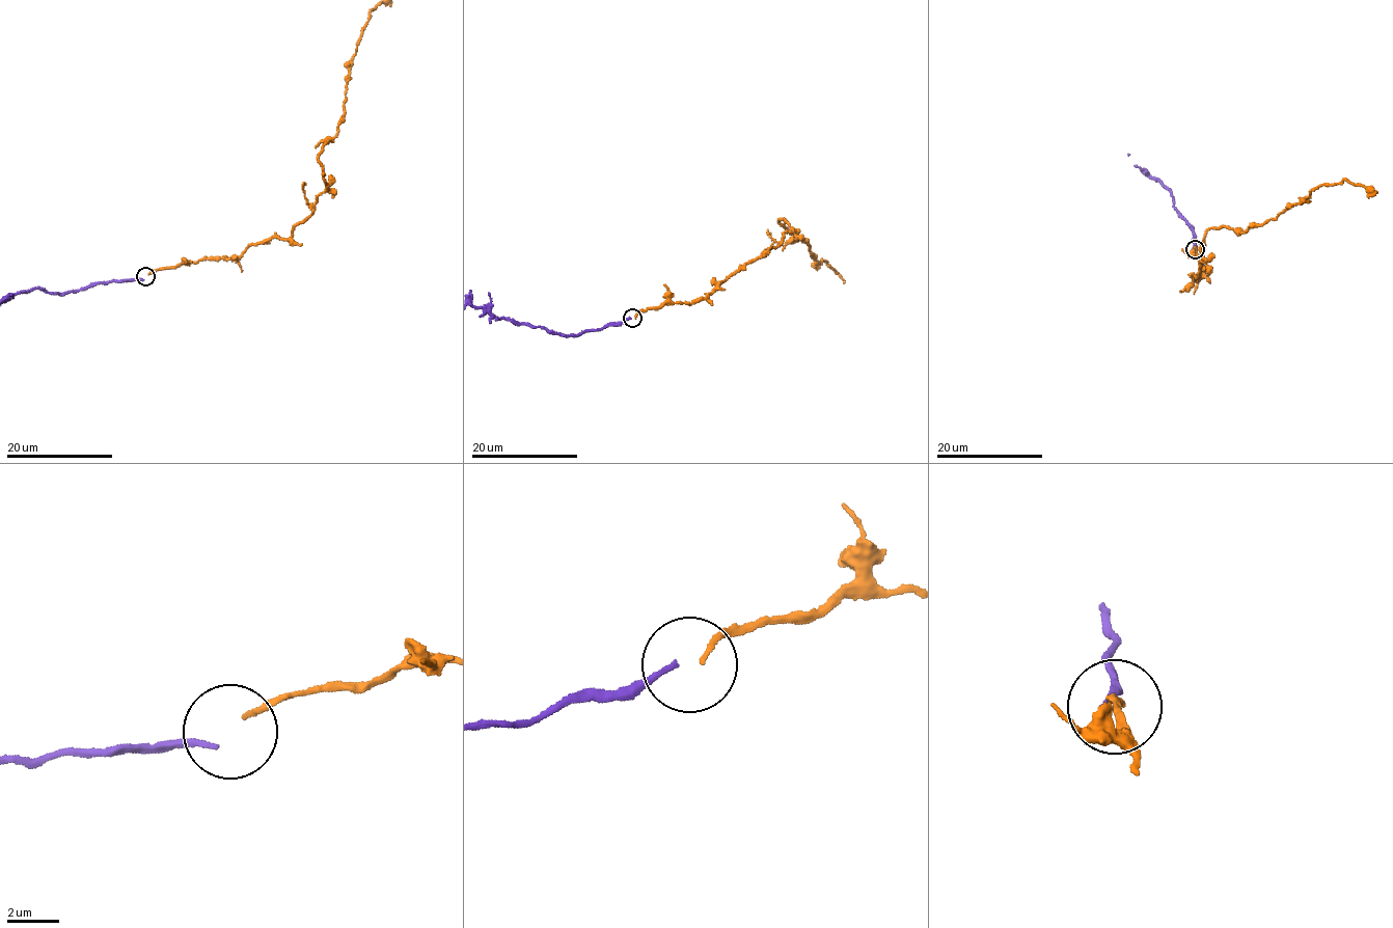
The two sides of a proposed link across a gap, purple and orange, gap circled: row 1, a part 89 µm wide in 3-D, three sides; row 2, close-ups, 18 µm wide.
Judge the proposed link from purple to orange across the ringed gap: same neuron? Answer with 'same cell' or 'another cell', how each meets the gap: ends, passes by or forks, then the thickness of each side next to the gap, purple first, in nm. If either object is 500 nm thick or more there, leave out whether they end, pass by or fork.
another cell; purple ends there; orange ends there; 200 nm thick on the purple side, 180 nm on the other

